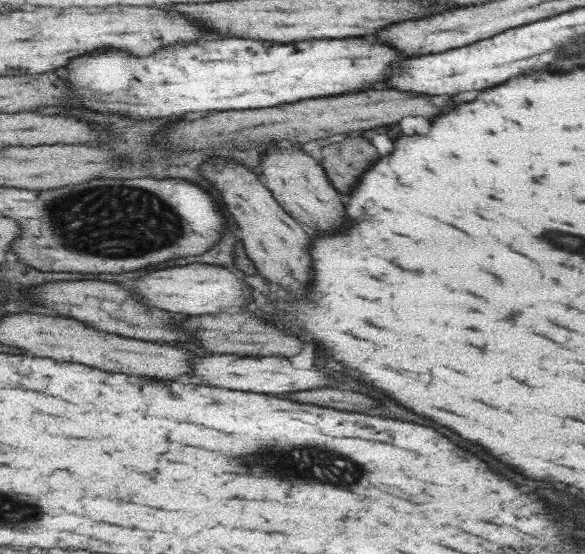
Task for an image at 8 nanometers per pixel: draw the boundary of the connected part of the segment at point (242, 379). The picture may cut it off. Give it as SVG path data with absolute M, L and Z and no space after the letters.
M209 356L199 358L195 362L193 376L207 386L217 388L229 388L229 390L247 390L247 392L267 392L267 394L279 394L279 392L299 392L299 390L313 390L313 388L327 388L335 386L331 384L331 378L323 374L321 370L299 370L291 364L291 360L281 356L269 356L269 358L249 358L249 356Z

